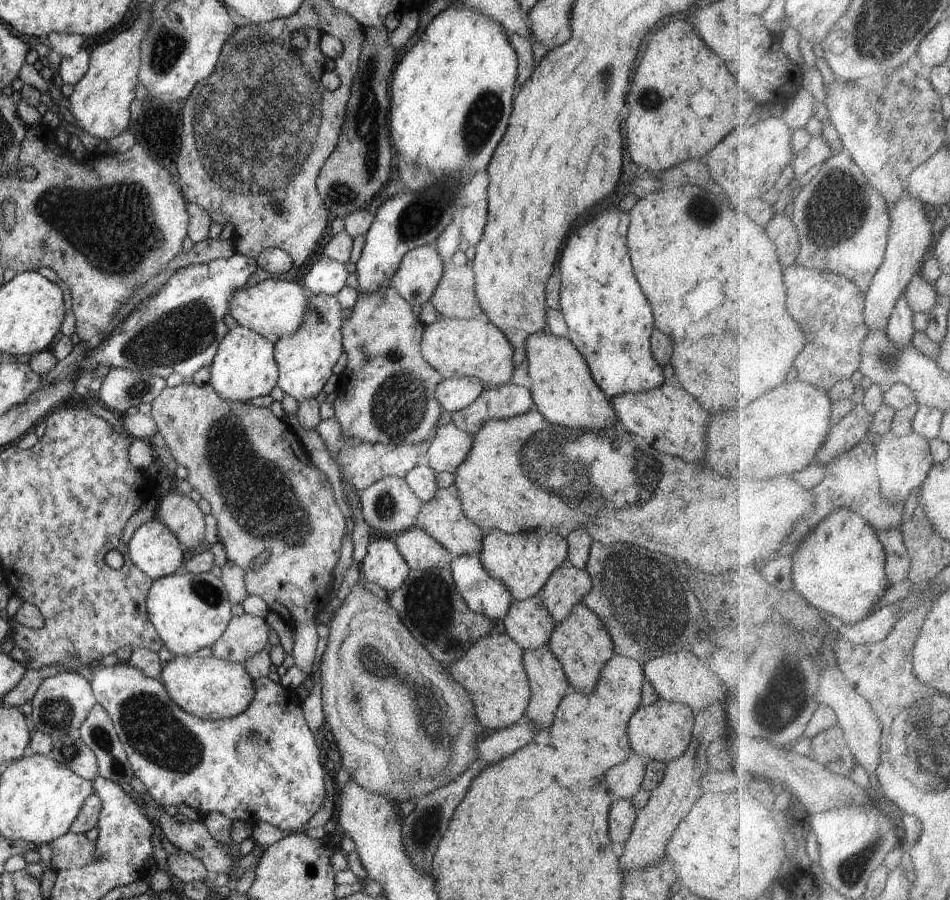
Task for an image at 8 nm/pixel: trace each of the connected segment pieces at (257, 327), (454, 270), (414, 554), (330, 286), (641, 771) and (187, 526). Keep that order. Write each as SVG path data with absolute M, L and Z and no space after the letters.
M274 278L259 282L251 288L239 288L231 295L230 312L240 326L255 331L274 344L284 337L291 337L300 328L309 307L308 290L295 281Z
M468 265L446 268L429 303L442 317L476 319L483 310L475 293L475 274Z
M414 526L392 538L412 571L449 569L455 557L420 527Z
M323 256L304 276L304 286L315 295L336 296L344 288L348 275L344 264Z
M631 753L628 760L609 768L604 774L606 788L614 800L632 799L641 788L648 760Z
M174 491L158 502L158 520L174 533L185 549L196 548L206 543L204 517L193 499L182 492Z

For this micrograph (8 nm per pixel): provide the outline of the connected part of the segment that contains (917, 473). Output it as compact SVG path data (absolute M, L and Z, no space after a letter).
M878 432L871 437L877 448L879 458L879 475L881 476L881 493L885 503L896 510L903 510L914 492L928 480L934 465L934 454L930 448L930 440L920 433L908 436L883 436Z

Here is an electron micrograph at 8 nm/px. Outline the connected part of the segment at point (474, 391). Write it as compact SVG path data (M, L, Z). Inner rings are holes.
M449 377L442 379L436 387L435 397L444 411L462 410L482 394L484 384L476 377Z

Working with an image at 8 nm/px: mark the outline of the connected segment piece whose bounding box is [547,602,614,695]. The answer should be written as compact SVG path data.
M584 603L572 608L571 615L553 628L547 645L560 661L572 690L586 695L594 691L601 678L601 670L613 654L613 642L602 621Z

